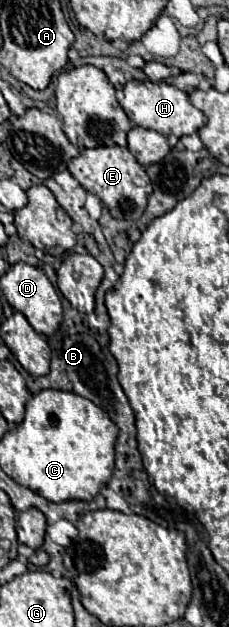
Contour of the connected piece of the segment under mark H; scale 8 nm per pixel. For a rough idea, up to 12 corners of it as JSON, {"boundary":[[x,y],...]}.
{"boundary":[[130,81],[128,119],[160,135],[206,125],[188,95],[164,81]]}

